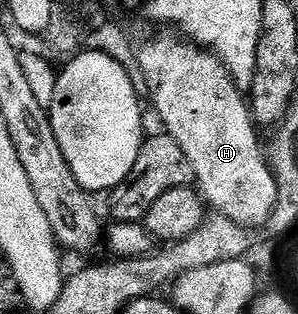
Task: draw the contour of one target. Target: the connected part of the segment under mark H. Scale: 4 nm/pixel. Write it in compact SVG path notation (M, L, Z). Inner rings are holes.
M159 33L163 34L155 34L137 46L137 70L143 73L143 78L151 89L151 102L163 121L162 129L173 140L177 140L177 144L181 144L181 152L185 152L189 160L197 189L204 203L214 213L225 216L244 228L266 227L275 211L279 189L271 174L271 167L267 165L261 142L259 146L260 131L255 125L255 119L251 117L251 108L244 91L229 76L223 61L211 51L196 46L178 33Z

